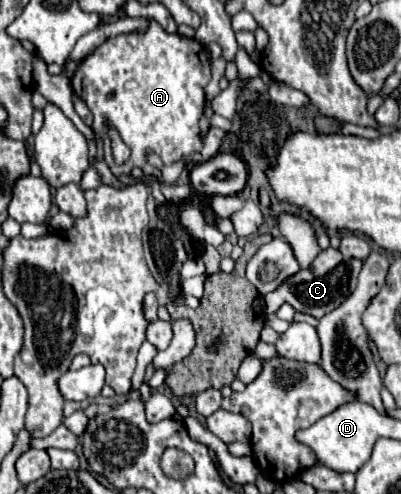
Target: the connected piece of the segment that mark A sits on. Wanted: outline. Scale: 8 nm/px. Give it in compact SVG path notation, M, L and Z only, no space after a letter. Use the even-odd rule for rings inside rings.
M150 22L144 32L130 32L130 34L118 34L114 38L104 40L94 52L90 52L80 66L76 68L70 86L76 96L80 96L90 112L94 114L94 130L104 140L104 160L110 166L114 174L130 172L134 166L140 166L146 172L146 154L154 152L162 158L166 166L172 162L198 152L202 148L200 128L198 120L204 110L204 88L210 80L210 52L204 44L200 44L196 38L188 38L182 34L168 34L158 22ZM114 128L124 144L130 148L130 158L118 166L112 156L112 142L108 136L108 130Z

